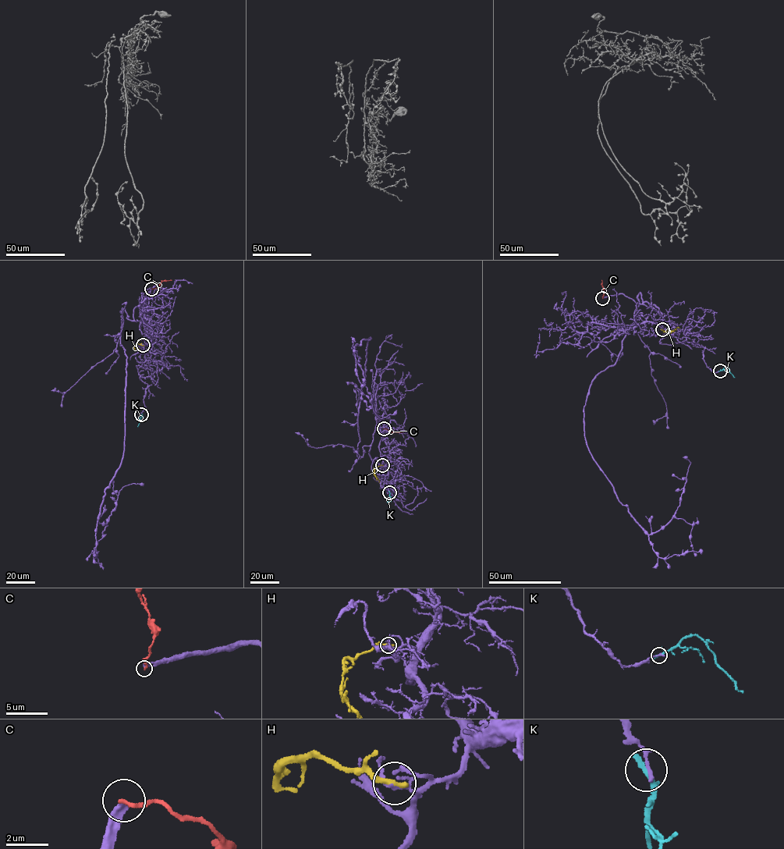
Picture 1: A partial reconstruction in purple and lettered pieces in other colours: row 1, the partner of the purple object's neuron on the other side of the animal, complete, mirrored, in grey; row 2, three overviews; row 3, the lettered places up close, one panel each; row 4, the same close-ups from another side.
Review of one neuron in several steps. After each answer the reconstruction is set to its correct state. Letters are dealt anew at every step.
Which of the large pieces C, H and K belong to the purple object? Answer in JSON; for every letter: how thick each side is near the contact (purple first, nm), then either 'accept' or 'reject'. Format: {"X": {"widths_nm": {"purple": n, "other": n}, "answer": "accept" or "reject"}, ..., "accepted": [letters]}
{"C": {"widths_nm": {"purple": 380, "other": 180}, "answer": "reject"}, "H": {"widths_nm": {"purple": 110, "other": 300}, "answer": "reject"}, "K": {"widths_nm": {"purple": 200, "other": 200}, "answer": "reject"}, "accepted": []}

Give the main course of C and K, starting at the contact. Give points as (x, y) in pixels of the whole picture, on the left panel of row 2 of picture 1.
C: (151, 289), (157, 288), (162, 281), (172, 280)
K: (141, 414), (137, 427)

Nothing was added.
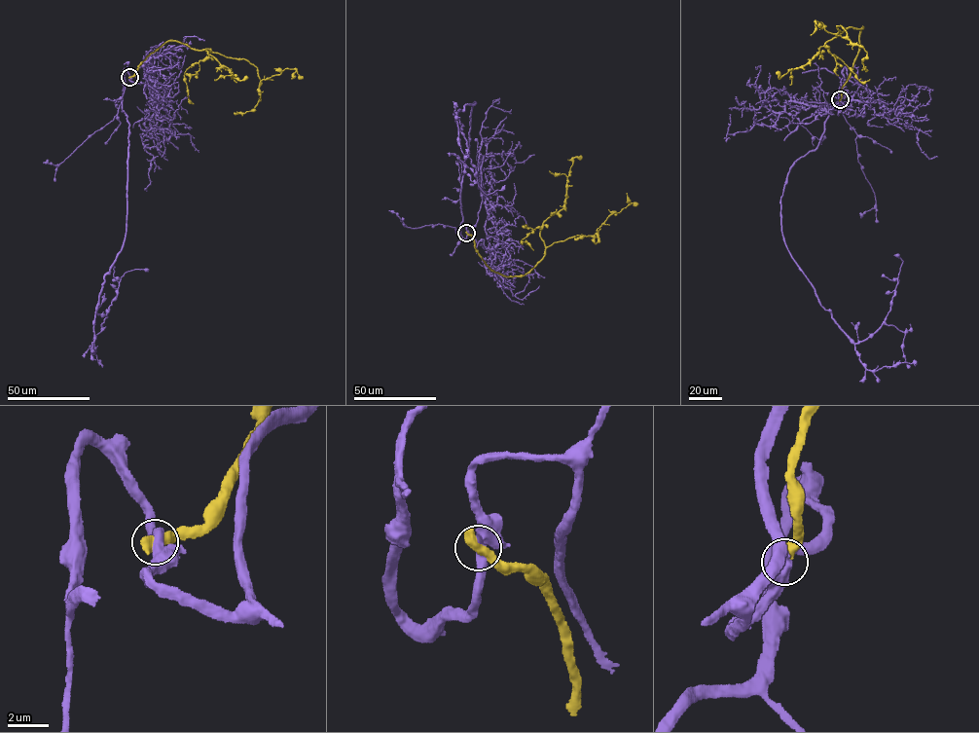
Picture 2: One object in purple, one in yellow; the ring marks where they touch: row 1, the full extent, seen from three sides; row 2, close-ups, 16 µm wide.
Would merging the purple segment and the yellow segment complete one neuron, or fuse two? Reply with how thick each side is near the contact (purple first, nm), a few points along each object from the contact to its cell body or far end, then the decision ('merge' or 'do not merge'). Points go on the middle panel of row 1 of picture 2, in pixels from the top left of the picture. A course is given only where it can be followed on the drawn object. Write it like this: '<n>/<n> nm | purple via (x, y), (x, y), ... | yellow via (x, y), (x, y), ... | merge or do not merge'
480/650 nm | purple via (466, 233), (460, 238), (462, 180), (476, 103), (465, 104), (455, 122), (478, 186), (488, 195), (505, 185) | yellow via (466, 233), (490, 269), (517, 276), (528, 273), (554, 242), (595, 237), (608, 216), (630, 203), (627, 193) | do not merge

